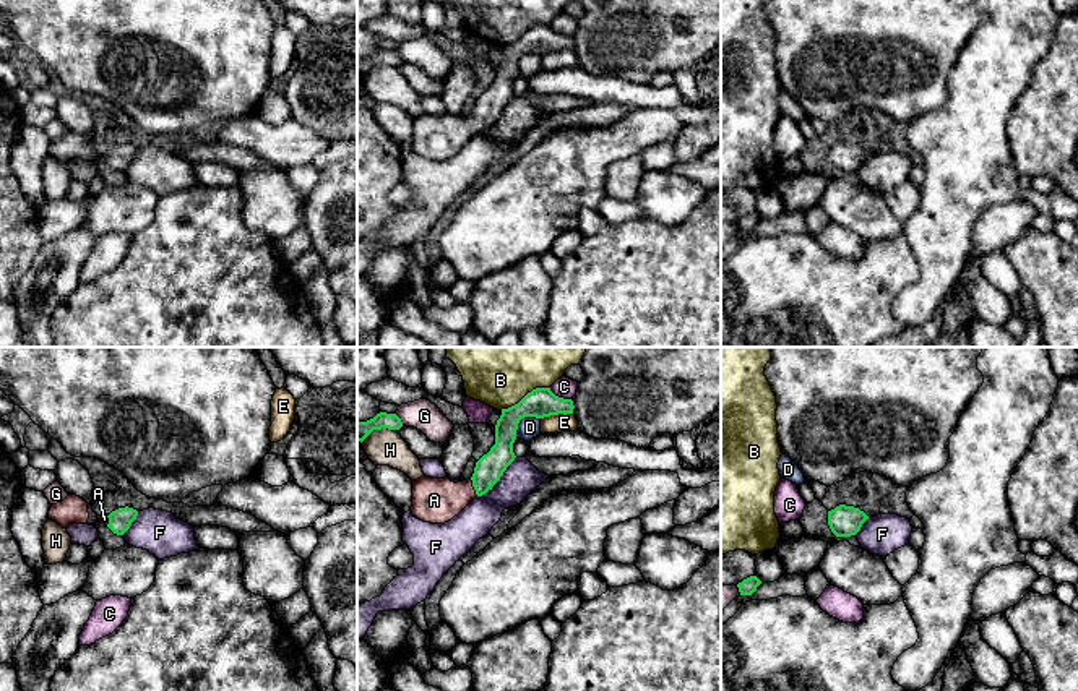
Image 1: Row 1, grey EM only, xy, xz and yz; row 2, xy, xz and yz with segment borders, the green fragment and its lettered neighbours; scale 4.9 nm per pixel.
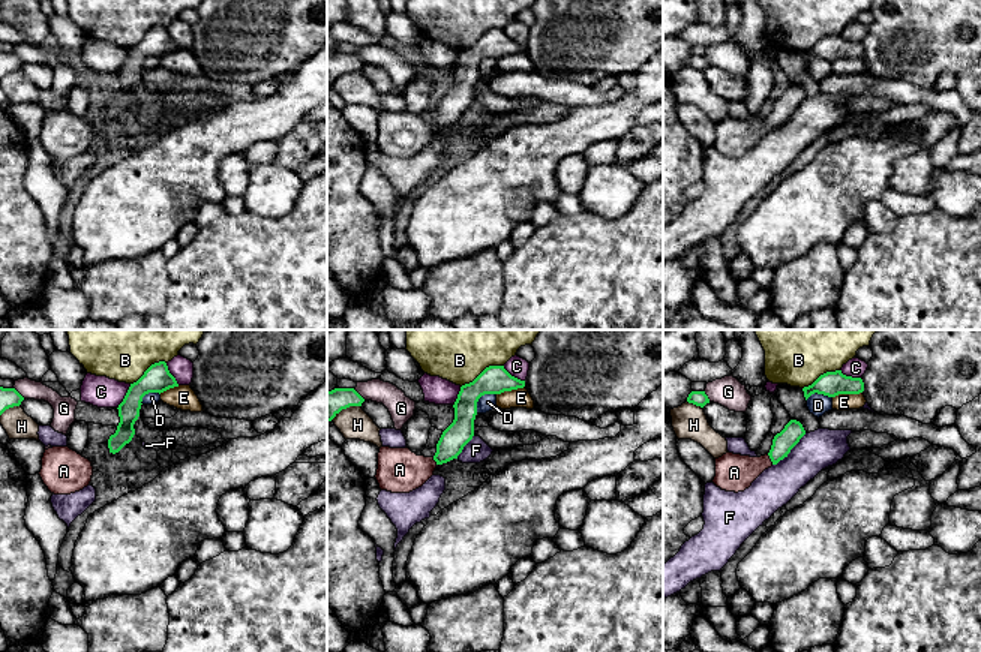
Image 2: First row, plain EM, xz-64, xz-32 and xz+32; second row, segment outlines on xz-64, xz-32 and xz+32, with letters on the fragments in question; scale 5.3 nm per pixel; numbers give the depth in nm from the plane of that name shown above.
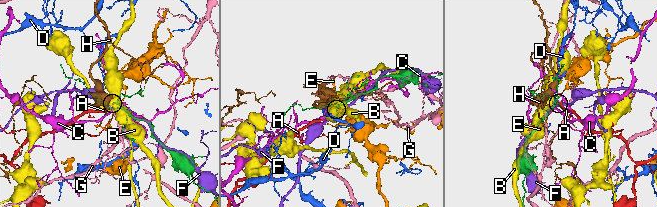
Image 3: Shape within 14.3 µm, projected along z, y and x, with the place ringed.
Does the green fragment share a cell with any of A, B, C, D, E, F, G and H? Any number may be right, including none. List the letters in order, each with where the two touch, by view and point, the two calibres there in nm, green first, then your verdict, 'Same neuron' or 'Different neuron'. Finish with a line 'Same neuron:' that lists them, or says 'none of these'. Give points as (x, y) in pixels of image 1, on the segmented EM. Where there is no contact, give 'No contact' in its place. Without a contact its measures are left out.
A: Touches green at xz (473, 485). Thickness 140 nm (green) against 220 nm. Same neuron
B: Touches green at xz (526, 394). Thickness 150 nm (green) against 480 nm. Different neuron
C: Touches green at xz (560, 398). Thickness 150 nm (green) against 100 nm. Different neuron
D: Touches green at xz (521, 417). Thickness 150 nm (green) against 110 nm. Different neuron
E: Touches green at xz (556, 414). Thickness 150 nm (green) against 100 nm. Different neuron
F: Touches green at xz (499, 479). Thickness 140 nm (green) against 170 nm. Different neuron
G: Touches green at xz (400, 419). Thickness 100 nm (green) against 150 nm. Different neuron
H: Touches green at xz (379, 429). Thickness 100 nm (green) against 180 nm. Different neuron
Same neuron: A

